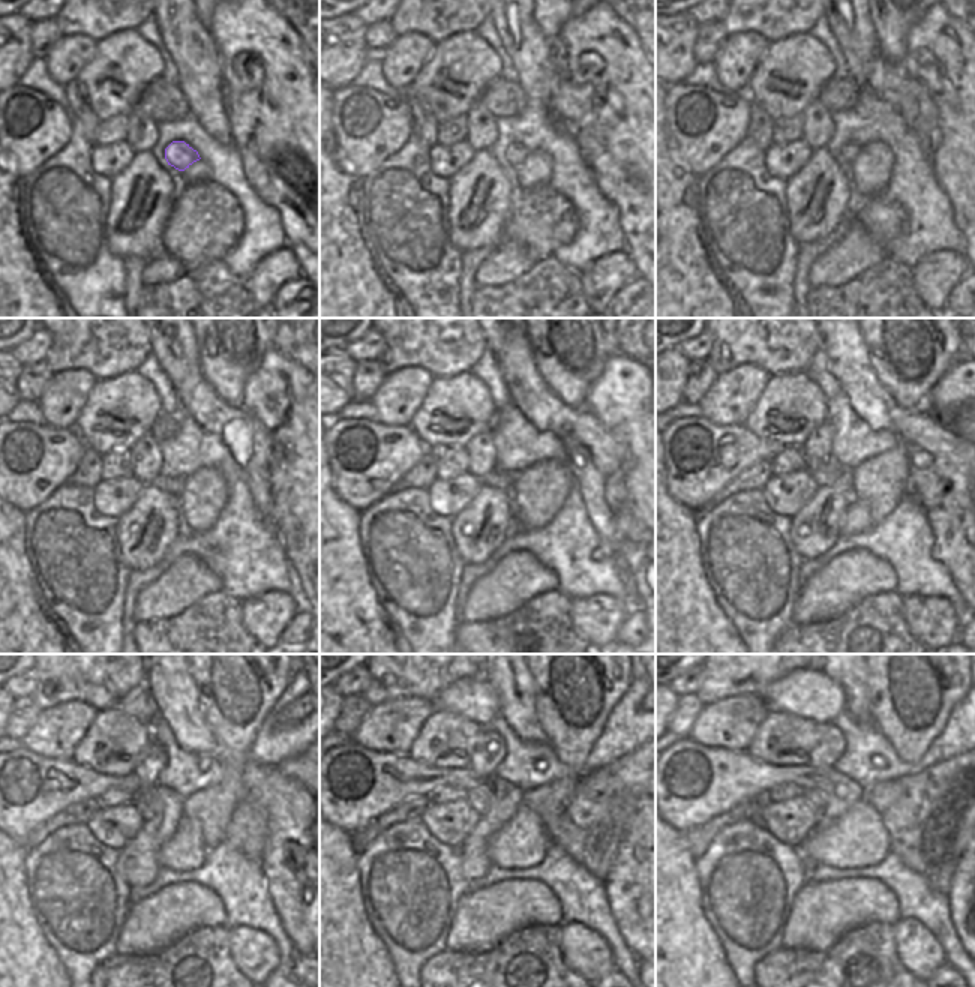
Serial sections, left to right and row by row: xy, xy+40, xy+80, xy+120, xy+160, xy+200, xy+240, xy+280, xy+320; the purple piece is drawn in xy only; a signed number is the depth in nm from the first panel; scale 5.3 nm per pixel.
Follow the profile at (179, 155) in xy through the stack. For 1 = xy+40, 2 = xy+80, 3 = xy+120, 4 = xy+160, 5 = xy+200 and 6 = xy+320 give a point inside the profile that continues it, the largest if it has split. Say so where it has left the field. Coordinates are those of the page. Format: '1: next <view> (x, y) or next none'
1: next xy+40 (515, 153)
2: next xy+80 (849, 152)
3: next xy+120 (171, 485)
4: next xy+160 (495, 479)
5: next xy+200 (824, 476)
6: next xy+320 (816, 798)

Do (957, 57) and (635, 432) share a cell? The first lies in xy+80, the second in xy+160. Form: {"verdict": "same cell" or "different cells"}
{"verdict": "same cell"}

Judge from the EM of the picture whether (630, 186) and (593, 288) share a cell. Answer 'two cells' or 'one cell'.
two cells

